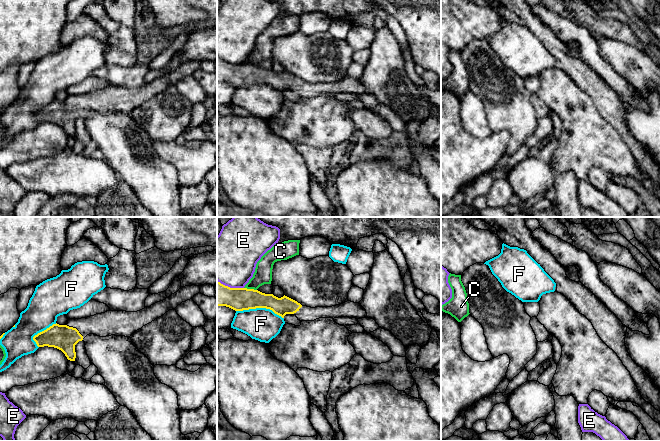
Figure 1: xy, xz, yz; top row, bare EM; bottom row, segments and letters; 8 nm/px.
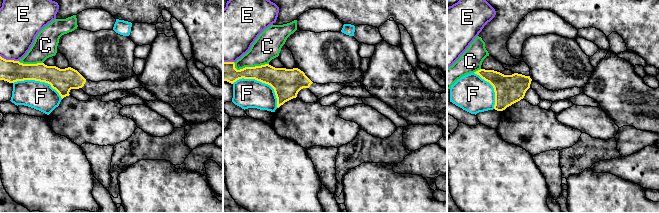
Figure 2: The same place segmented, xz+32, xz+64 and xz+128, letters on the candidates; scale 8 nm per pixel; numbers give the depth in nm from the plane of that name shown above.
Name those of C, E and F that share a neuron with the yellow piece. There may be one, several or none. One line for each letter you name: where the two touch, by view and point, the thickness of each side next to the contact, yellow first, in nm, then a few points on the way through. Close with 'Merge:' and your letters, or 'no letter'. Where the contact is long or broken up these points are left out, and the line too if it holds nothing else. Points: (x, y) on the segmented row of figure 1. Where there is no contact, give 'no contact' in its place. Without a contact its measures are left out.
Merge: no letter

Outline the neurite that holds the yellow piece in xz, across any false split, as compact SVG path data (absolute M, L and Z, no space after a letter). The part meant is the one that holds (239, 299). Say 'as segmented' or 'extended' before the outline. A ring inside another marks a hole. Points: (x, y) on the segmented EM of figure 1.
extended; M217 281L217 306L226 306L235 311L266 308L284 318L286 314L294 314L300 321L314 321L319 318L364 318L366 310L359 304L347 301L332 307L307 307L297 301L283 296L265 294L247 288L230 288Z

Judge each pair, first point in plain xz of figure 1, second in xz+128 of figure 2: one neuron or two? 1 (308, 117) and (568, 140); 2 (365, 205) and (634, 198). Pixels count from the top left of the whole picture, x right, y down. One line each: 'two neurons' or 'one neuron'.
1: one neuron
2: one neuron

